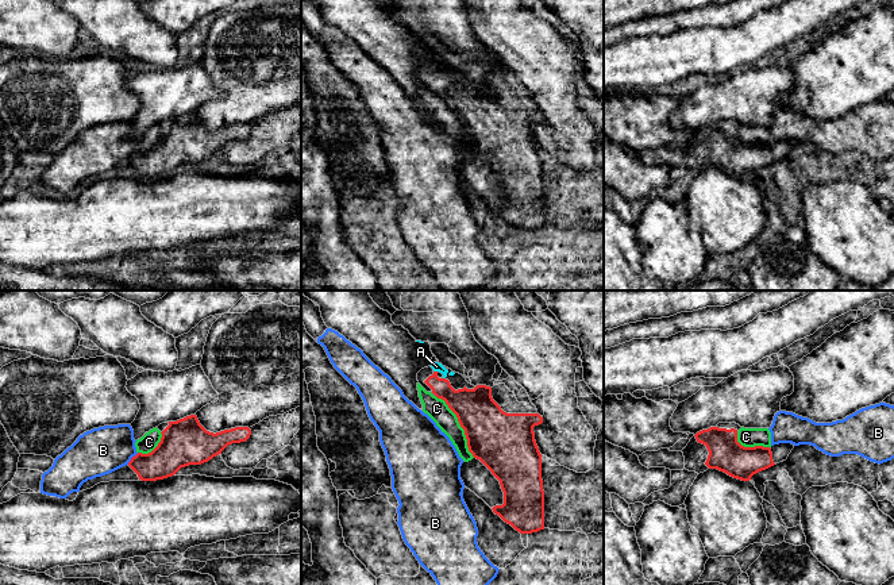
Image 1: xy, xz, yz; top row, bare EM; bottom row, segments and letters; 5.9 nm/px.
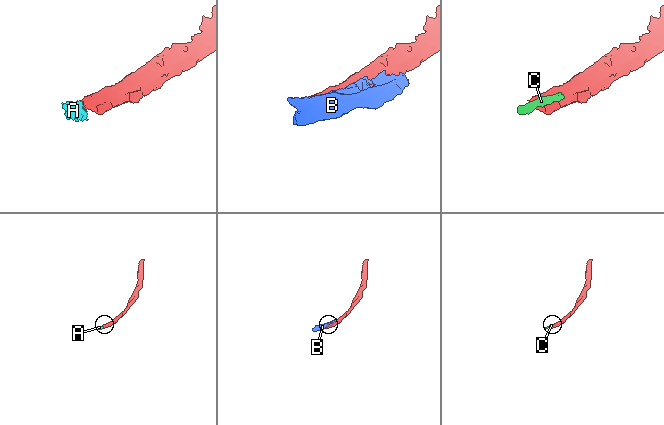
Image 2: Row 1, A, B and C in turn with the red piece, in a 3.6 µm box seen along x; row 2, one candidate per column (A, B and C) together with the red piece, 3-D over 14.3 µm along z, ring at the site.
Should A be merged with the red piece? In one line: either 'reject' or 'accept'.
accept

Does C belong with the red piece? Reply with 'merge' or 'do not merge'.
do not merge

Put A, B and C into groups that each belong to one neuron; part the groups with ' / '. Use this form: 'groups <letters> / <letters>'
groups A / B C

